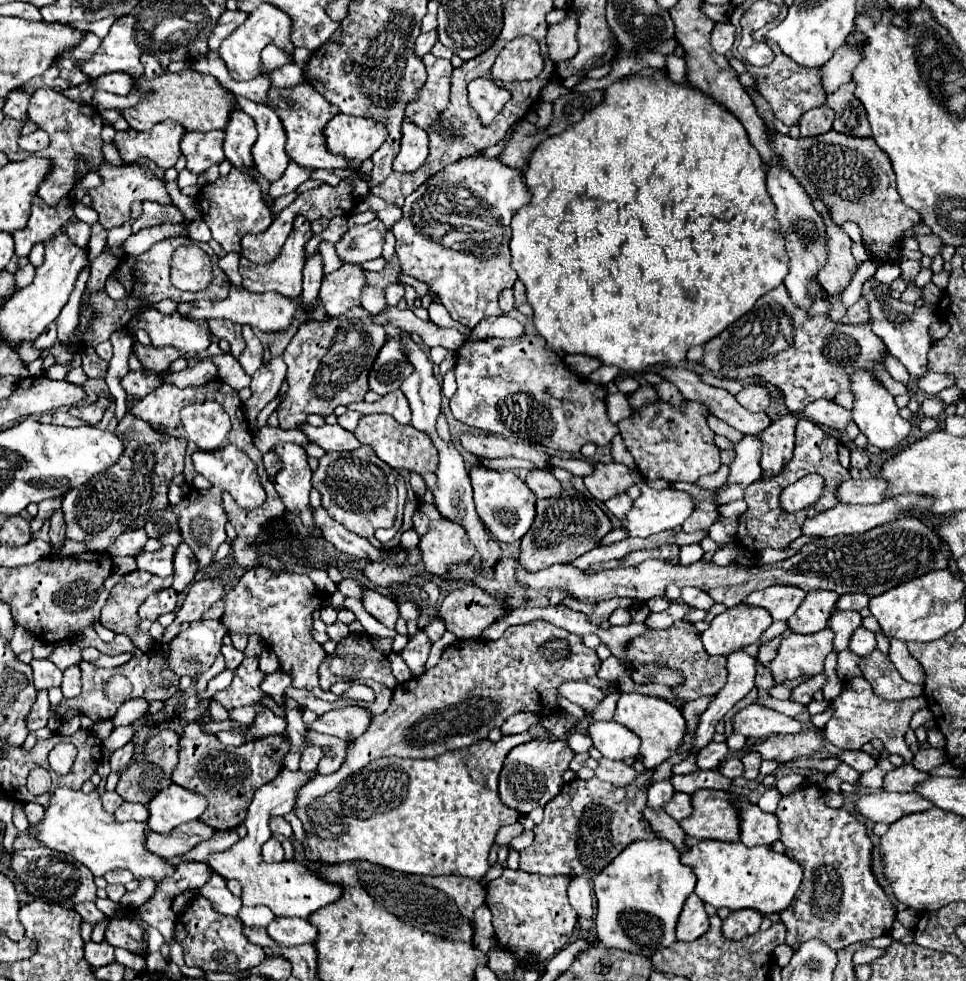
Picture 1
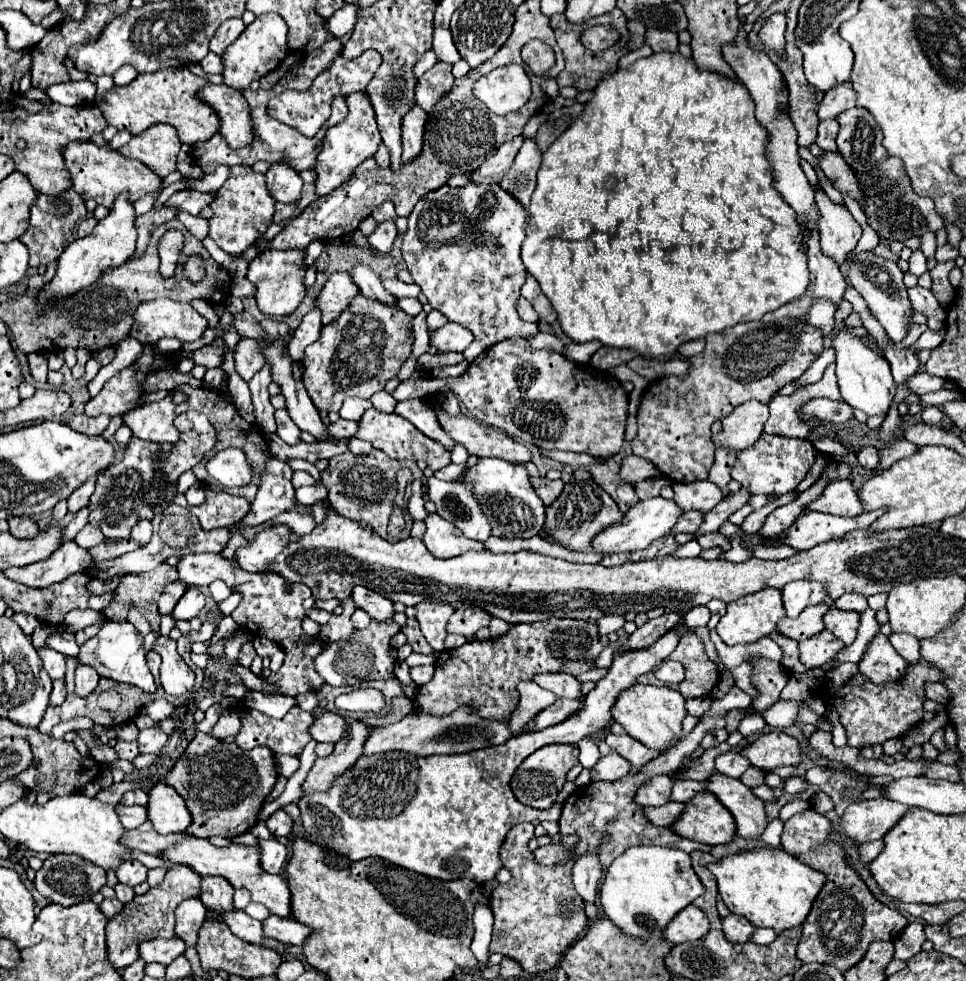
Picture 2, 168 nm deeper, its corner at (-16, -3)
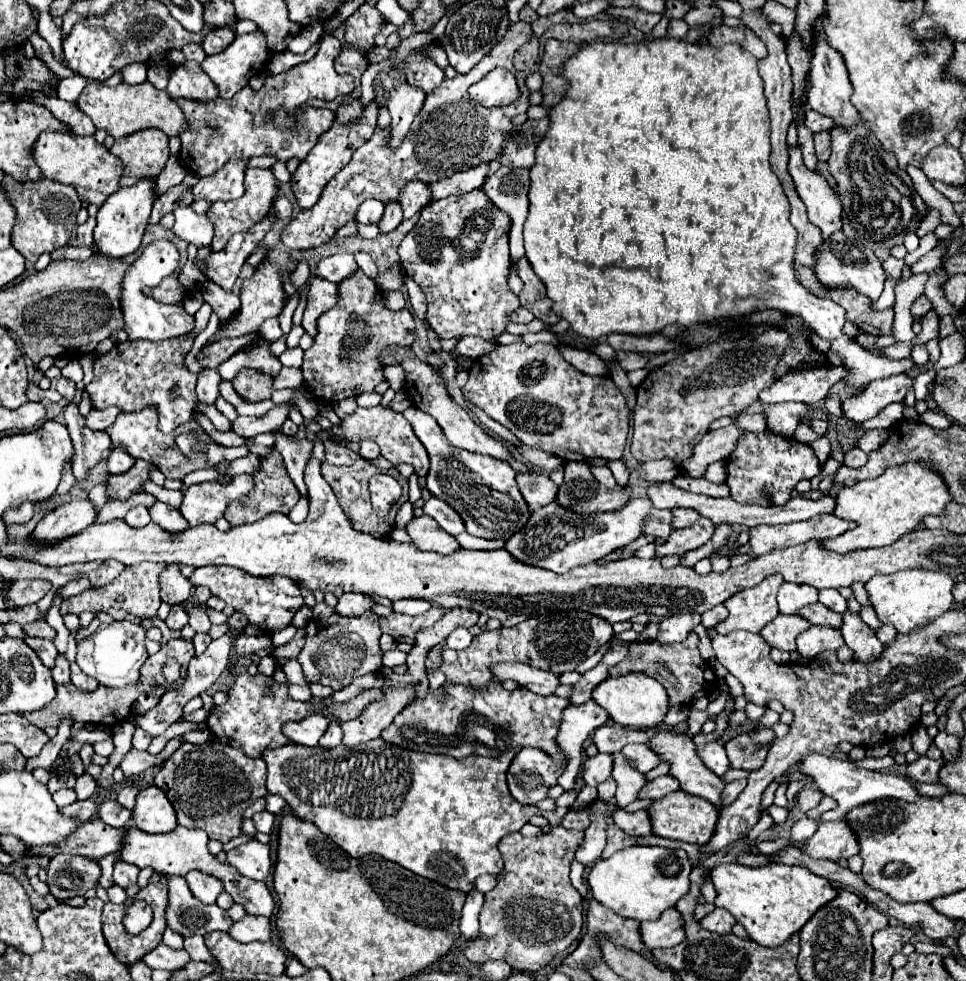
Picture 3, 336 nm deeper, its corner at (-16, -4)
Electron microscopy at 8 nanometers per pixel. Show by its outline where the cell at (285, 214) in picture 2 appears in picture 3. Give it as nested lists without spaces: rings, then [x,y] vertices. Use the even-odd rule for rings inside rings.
[[[266,217],[264,221],[260,221],[260,225],[254,225],[246,233],[236,233],[222,251],[212,253],[200,267],[206,279],[216,281],[224,289],[232,289],[246,257],[254,251],[258,241],[272,229],[272,225],[274,221]]]

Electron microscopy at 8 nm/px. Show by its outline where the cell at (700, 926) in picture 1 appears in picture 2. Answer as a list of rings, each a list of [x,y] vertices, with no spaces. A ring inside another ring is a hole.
[[[690,904],[668,924],[668,928],[664,930],[664,936],[672,944],[682,944],[682,942],[700,940],[700,936],[704,936],[704,932],[708,932],[708,928],[710,928],[710,920],[708,920],[706,912],[702,908]]]

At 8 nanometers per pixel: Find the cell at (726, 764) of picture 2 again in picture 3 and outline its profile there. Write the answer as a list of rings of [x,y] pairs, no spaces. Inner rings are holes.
[[[718,741],[698,745],[696,753],[700,753],[700,761],[704,761],[704,765],[708,765],[708,769],[712,769],[712,773],[716,773],[716,775],[724,775],[730,769],[726,751],[724,751],[722,743],[718,743]]]

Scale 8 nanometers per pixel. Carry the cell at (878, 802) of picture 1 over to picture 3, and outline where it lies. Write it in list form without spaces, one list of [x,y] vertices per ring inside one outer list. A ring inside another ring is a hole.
[[[838,819],[830,823],[822,821],[816,833],[804,841],[800,851],[810,859],[828,859],[836,863],[840,859],[858,855],[860,845],[854,833],[848,829],[848,825],[842,819]]]

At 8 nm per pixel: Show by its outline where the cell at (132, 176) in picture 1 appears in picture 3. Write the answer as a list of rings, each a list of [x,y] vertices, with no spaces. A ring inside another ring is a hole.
[[[52,131],[40,133],[32,157],[46,179],[56,181],[58,177],[64,183],[76,185],[80,201],[102,205],[114,191],[118,191],[118,179],[122,177],[122,161],[114,157],[104,145],[98,145],[94,137],[80,137],[74,133],[52,133]]]

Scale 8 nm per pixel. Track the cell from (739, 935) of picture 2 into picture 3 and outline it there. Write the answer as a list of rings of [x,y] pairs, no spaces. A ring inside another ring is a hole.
[[[716,907],[712,913],[708,913],[708,915],[700,921],[700,927],[702,927],[702,929],[708,929],[708,931],[714,931],[714,933],[730,933],[734,923],[736,923],[736,919],[734,919],[726,909]]]

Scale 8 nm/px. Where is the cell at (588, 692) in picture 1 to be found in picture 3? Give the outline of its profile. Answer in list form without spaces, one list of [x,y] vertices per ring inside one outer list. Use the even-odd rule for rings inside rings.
[[[496,663],[496,665],[492,665],[492,673],[496,675],[498,681],[512,679],[518,685],[522,685],[538,695],[552,695],[554,689],[560,685],[558,677],[552,675],[550,671],[534,669],[534,667],[520,665],[520,663]]]

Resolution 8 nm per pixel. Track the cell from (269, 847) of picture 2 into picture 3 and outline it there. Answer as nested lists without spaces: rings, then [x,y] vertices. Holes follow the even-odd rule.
[[[256,839],[228,851],[228,861],[238,869],[240,875],[248,879],[266,879],[272,867],[270,847]]]

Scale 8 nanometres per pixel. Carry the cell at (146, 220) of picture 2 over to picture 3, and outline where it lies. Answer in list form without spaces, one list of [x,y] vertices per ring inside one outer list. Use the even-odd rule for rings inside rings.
[[[180,183],[180,185],[176,185],[176,187],[168,189],[168,191],[162,193],[162,195],[158,197],[158,201],[154,203],[154,209],[152,209],[152,215],[150,215],[150,223],[156,225],[162,215],[172,213],[172,211],[174,211],[176,207],[180,207],[180,205],[190,205],[192,201],[194,201],[194,197],[192,197],[192,189],[190,189],[188,185]]]

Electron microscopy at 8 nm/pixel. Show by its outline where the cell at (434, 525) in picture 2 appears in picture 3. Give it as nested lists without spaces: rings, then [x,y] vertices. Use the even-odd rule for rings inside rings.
[[[416,517],[406,525],[406,533],[410,535],[412,543],[420,549],[420,551],[434,551],[434,553],[454,553],[460,549],[460,545],[456,543],[456,539],[452,535],[448,535],[446,531],[440,529],[440,525],[432,519],[432,517]]]

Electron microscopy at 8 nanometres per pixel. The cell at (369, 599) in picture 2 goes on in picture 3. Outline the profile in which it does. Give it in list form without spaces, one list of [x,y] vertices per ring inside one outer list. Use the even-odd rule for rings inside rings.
[[[344,593],[344,595],[338,599],[336,611],[338,611],[340,615],[362,615],[362,613],[368,611],[370,607],[372,607],[370,597],[360,595],[360,593]]]

